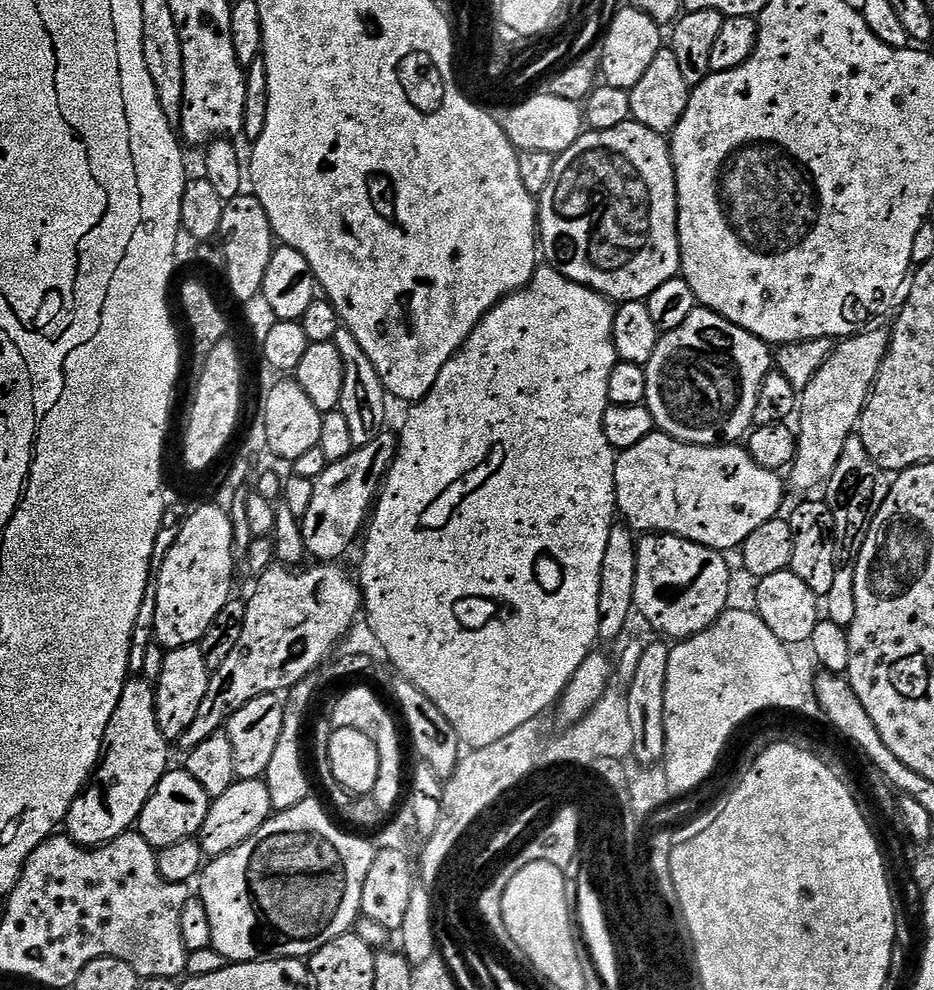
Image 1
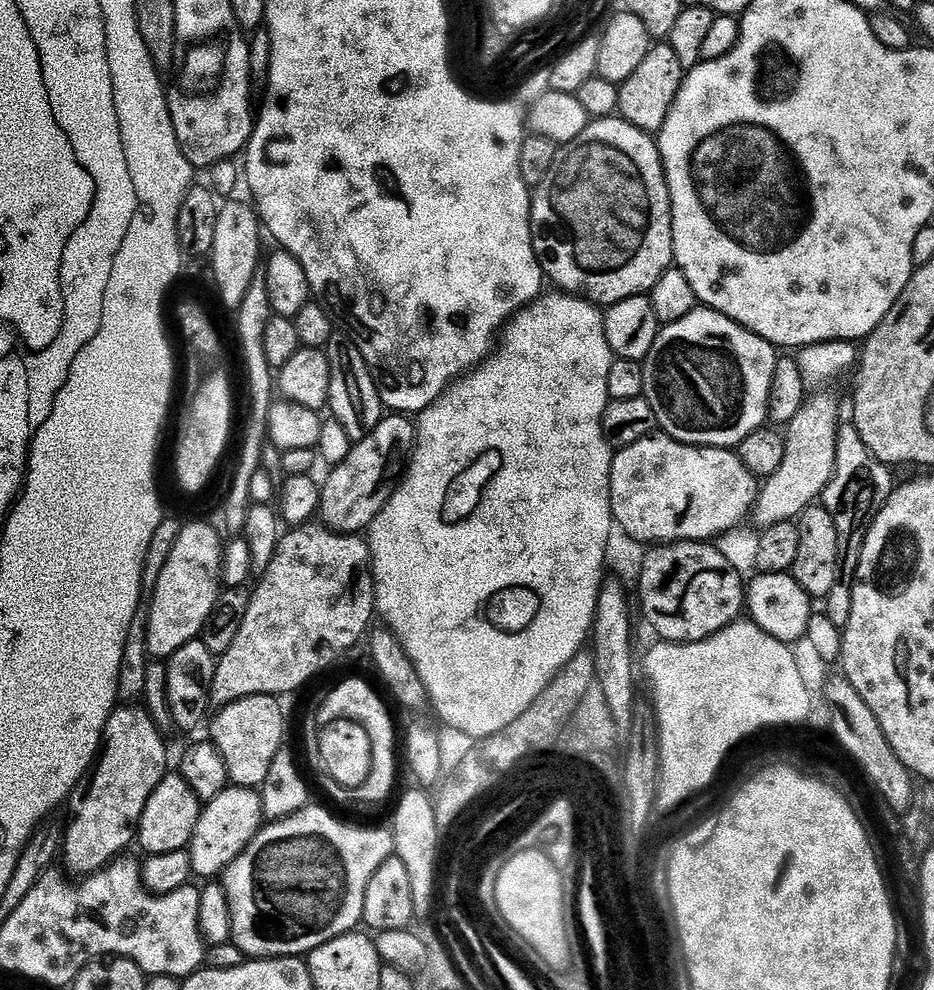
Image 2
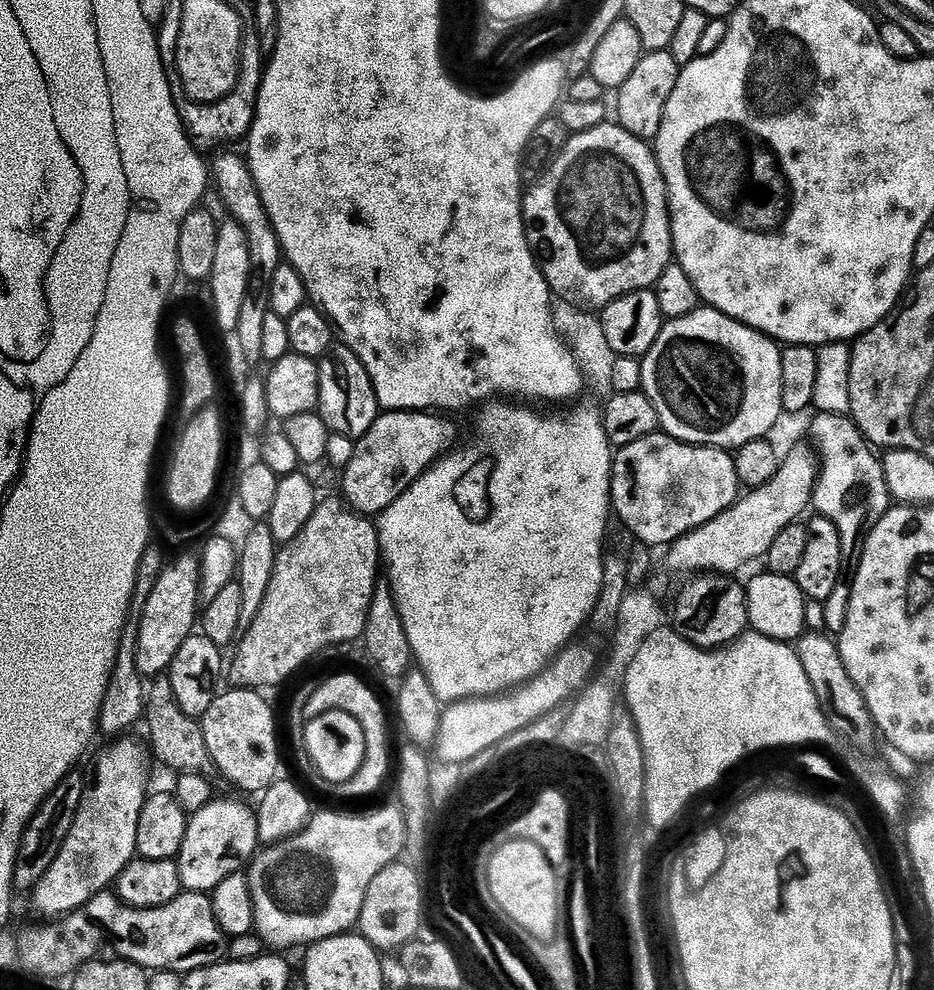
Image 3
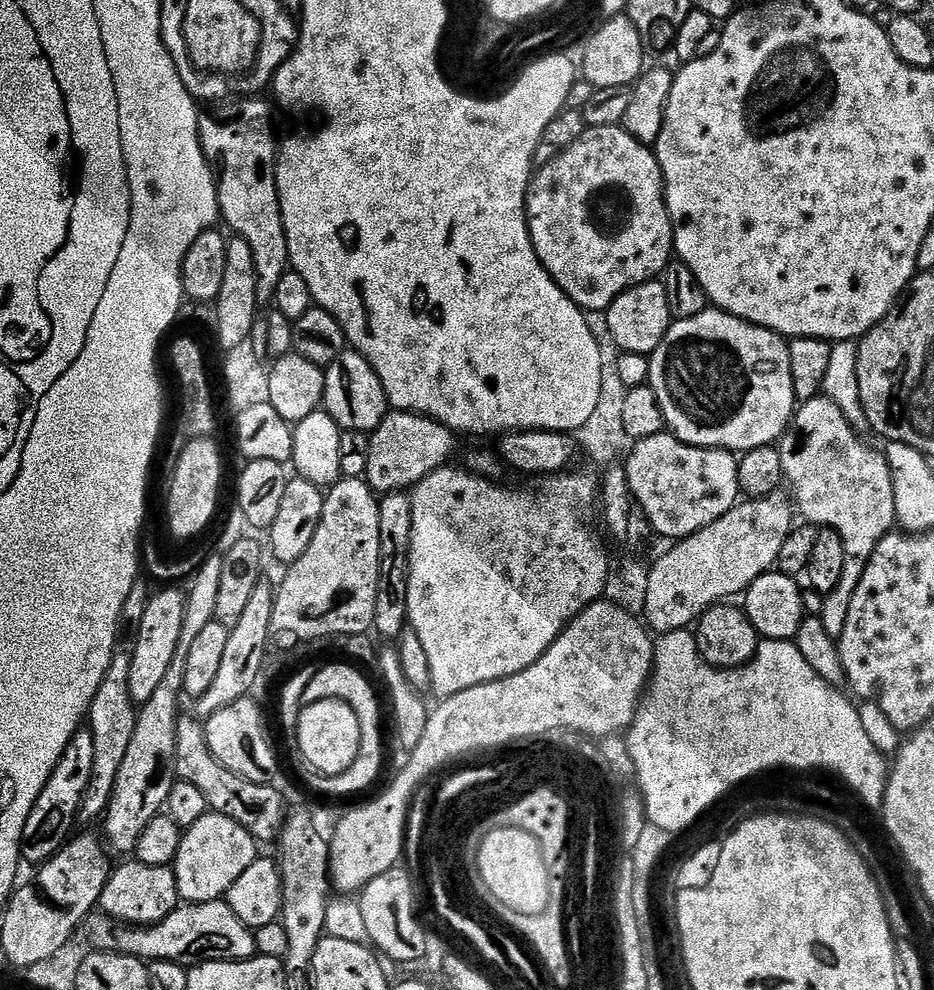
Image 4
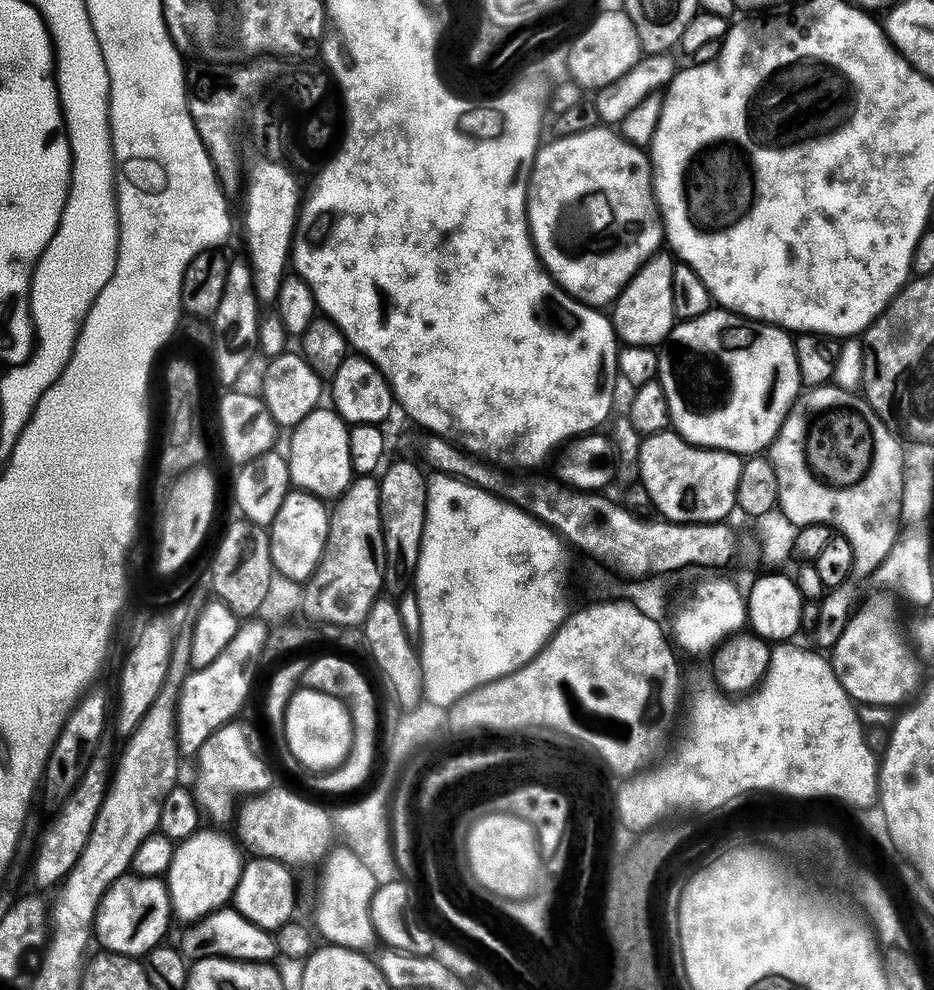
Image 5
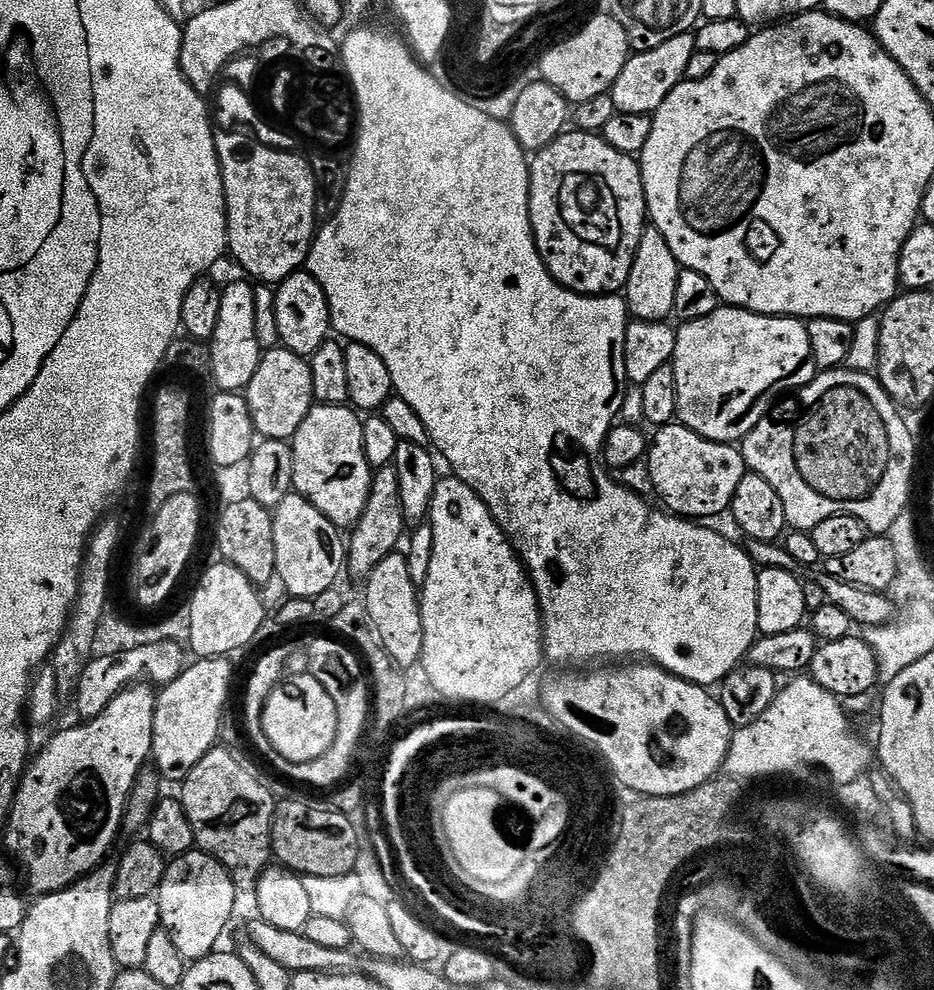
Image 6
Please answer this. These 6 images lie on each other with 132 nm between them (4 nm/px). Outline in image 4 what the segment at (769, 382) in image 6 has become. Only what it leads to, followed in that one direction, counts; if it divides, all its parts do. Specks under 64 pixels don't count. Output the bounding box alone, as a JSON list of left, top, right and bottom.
[648,310,798,454]

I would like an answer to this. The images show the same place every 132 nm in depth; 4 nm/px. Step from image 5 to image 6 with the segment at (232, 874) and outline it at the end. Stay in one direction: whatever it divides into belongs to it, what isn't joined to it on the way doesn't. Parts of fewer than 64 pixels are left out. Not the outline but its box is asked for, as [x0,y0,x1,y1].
[154,852,238,962]

